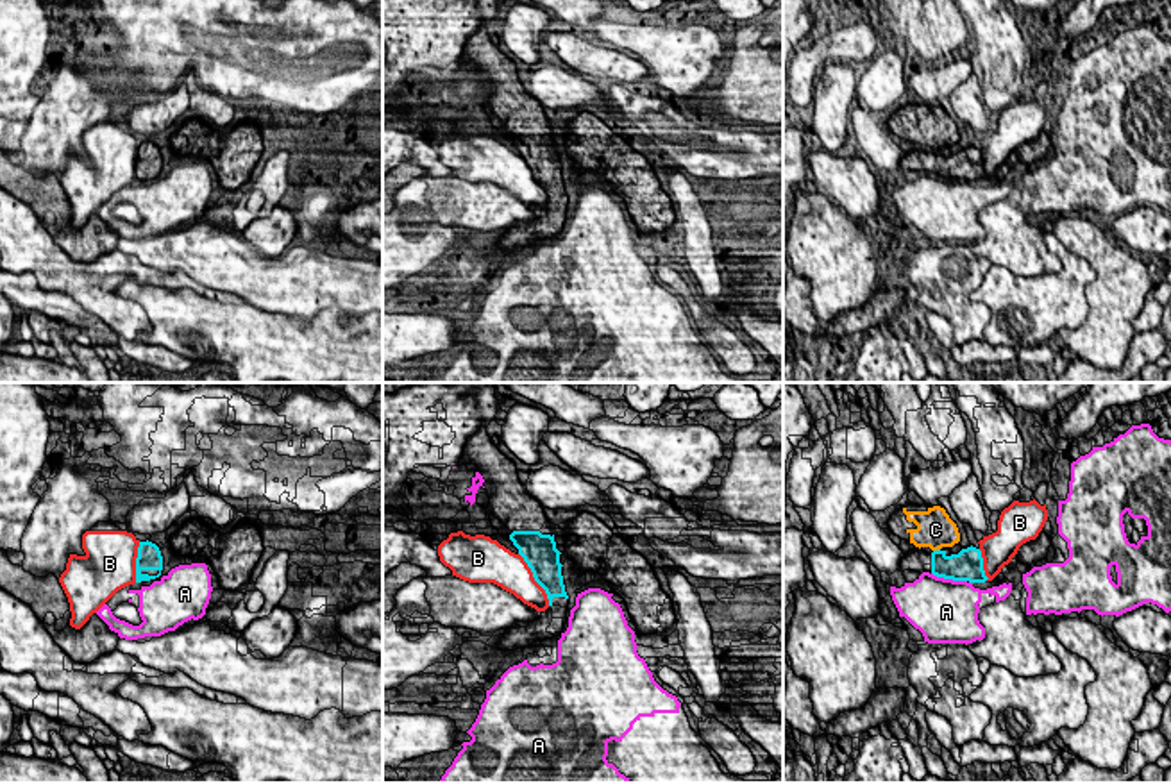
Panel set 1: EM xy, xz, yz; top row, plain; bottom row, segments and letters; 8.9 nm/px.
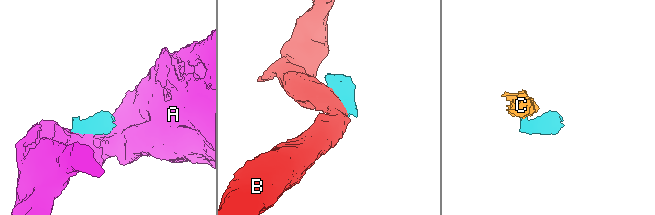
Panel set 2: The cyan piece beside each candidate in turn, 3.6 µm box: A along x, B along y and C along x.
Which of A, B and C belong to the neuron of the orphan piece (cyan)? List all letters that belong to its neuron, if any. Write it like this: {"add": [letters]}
{"add": []}

